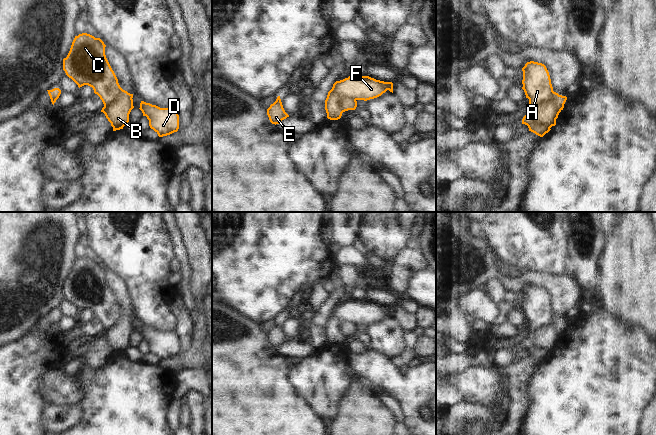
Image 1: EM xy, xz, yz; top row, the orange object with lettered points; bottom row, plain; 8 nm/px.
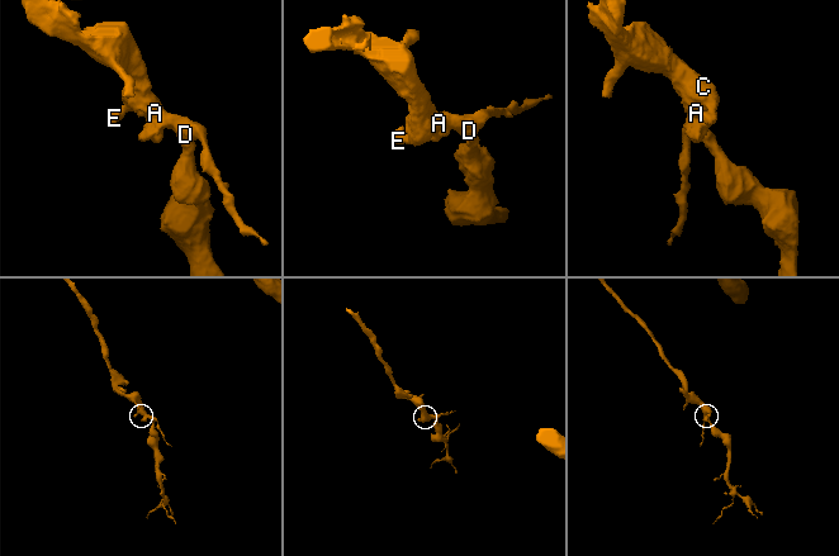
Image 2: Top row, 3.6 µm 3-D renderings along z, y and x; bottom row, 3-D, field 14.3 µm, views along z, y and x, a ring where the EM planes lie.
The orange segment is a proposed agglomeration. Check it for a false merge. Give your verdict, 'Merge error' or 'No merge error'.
Merge error.

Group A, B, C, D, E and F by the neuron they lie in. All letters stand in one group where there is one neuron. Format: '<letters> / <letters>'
A C D E F / B

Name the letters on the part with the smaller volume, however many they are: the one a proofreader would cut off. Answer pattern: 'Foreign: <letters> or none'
Foreign: B

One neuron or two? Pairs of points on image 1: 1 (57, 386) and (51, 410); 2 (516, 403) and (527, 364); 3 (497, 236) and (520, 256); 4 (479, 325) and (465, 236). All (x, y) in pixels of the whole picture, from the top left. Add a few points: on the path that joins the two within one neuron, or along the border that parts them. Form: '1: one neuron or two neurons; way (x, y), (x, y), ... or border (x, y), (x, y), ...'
1: two neurons; border (77, 403), (69, 405), (48, 404)
2: one neuron; way (518, 393), (518, 374)
3: one neuron; way (503, 239), (514, 250)
4: two neurons; border (471, 325), (472, 333)

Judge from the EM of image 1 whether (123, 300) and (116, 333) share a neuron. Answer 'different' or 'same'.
same

